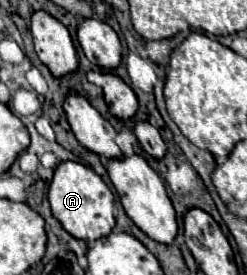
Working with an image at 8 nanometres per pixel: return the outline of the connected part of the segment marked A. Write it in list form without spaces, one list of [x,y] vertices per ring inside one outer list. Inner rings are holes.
[[[64,161],[56,167],[54,179],[48,189],[48,201],[52,215],[62,223],[62,227],[76,239],[82,241],[96,241],[106,237],[114,229],[114,197],[112,191],[106,187],[106,183],[100,179],[100,175],[94,173],[94,169]]]

